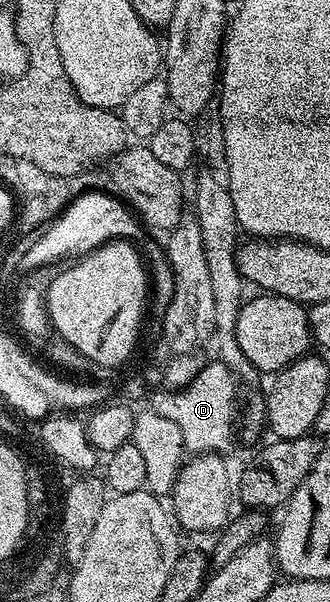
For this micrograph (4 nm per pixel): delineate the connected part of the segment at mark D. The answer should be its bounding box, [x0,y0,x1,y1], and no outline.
[147,359,238,455]

